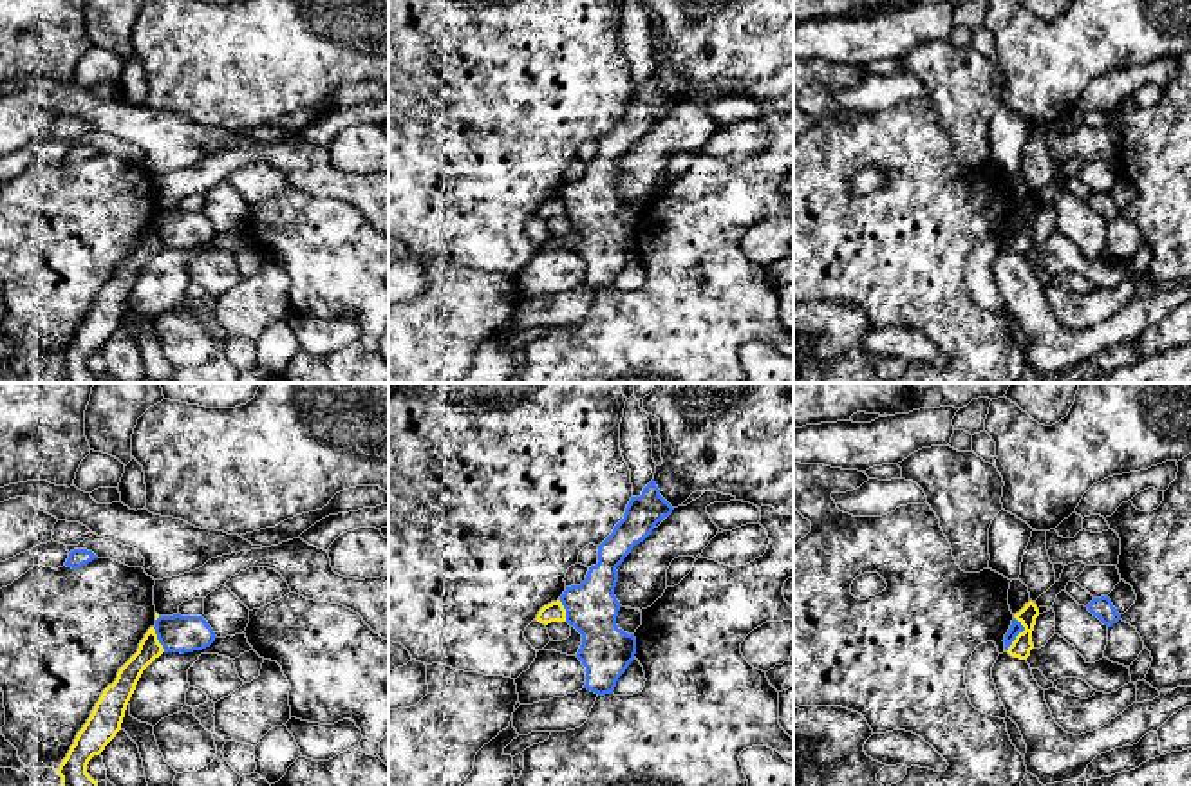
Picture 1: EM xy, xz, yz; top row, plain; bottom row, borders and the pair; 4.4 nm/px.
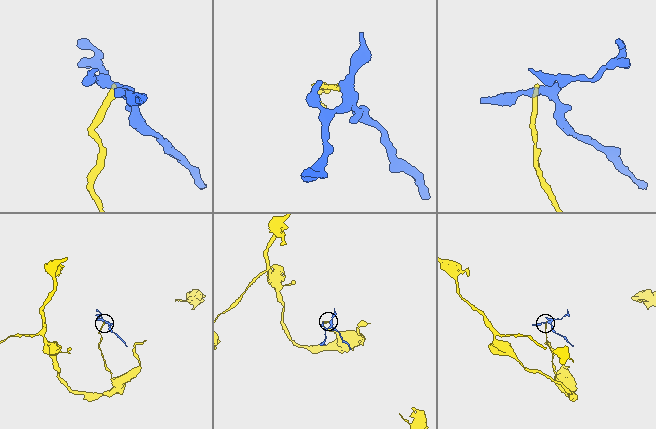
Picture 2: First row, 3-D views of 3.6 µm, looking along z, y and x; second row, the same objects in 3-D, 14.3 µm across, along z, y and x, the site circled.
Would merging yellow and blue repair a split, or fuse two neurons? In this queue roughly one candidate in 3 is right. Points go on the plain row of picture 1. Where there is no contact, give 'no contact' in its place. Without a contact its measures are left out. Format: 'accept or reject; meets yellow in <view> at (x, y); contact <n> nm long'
reject; meets yellow in yz at (1018, 230); contact 160 nm long

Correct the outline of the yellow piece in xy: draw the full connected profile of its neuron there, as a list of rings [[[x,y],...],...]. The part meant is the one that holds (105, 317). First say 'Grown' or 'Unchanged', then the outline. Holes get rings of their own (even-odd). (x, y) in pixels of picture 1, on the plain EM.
Unchanged. [[[150,222],[137,248],[119,264],[116,276],[103,285],[90,313],[60,360],[61,383],[98,383],[98,376],[87,369],[87,360],[121,325],[127,300],[143,266],[163,248],[164,244],[157,235],[155,224]]]

